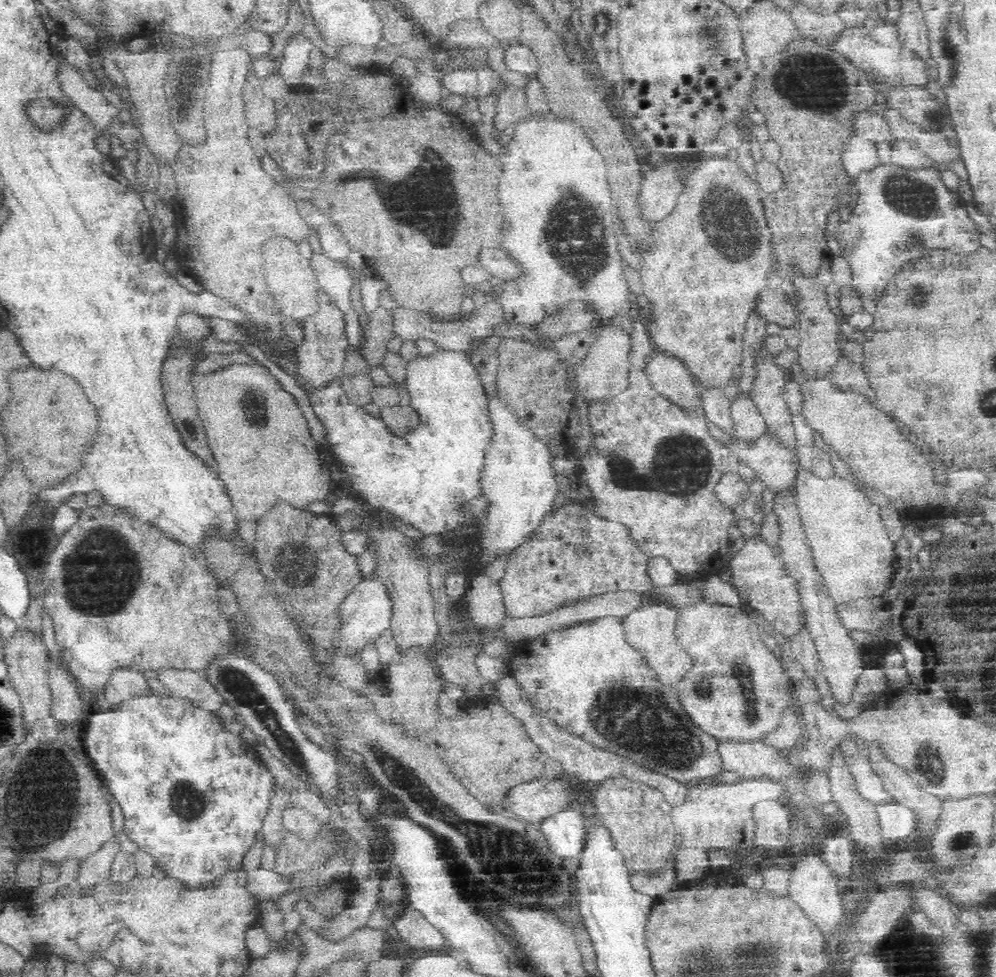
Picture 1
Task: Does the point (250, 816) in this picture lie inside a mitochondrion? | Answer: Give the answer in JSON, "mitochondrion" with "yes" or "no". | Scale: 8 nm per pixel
{"mitochondrion":"no"}

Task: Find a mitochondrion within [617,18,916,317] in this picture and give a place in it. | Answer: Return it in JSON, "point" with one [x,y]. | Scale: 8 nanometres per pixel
{"point":[729,224]}

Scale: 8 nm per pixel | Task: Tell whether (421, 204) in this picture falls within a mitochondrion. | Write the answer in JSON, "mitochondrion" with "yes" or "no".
{"mitochondrion":"yes"}

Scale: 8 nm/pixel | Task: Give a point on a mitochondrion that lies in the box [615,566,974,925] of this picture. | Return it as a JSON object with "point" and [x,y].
{"point":[930,768]}

